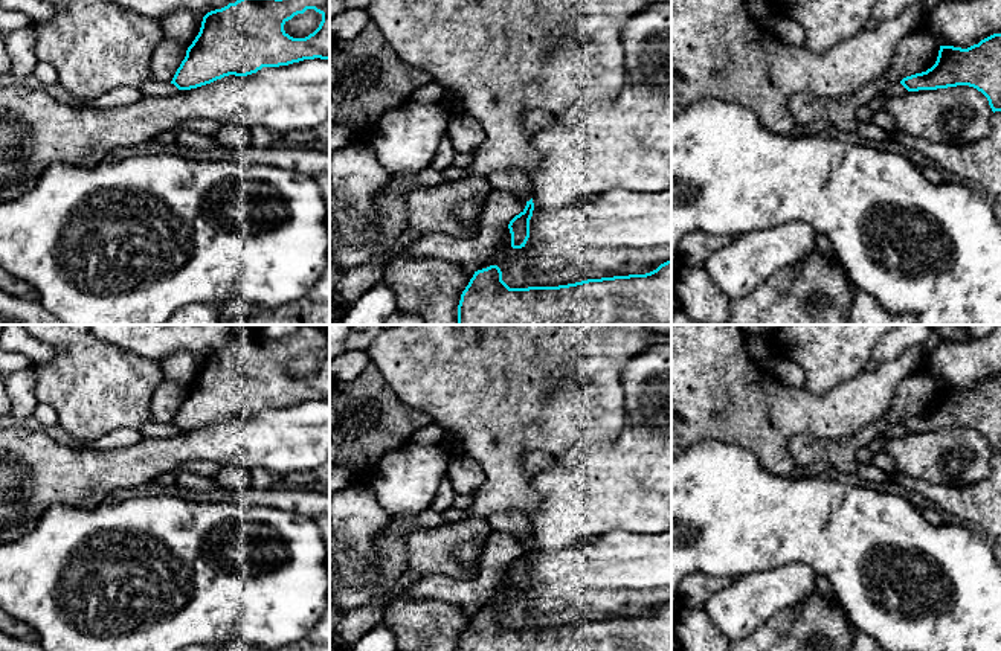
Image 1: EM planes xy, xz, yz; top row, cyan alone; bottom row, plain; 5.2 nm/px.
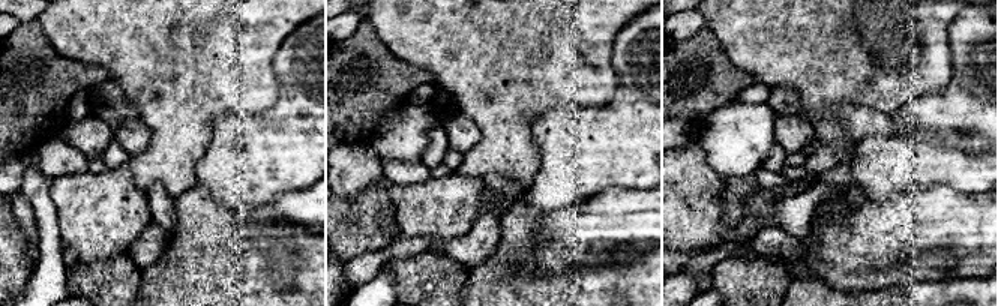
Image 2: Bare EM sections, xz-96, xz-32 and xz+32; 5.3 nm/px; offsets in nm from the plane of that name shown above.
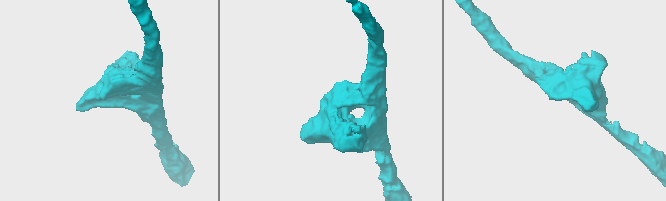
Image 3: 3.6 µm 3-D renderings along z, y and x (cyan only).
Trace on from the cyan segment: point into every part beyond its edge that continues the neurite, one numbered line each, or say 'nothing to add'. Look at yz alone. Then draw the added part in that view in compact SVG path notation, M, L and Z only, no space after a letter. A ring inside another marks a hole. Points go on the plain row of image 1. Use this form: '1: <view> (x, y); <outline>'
nothing to add

